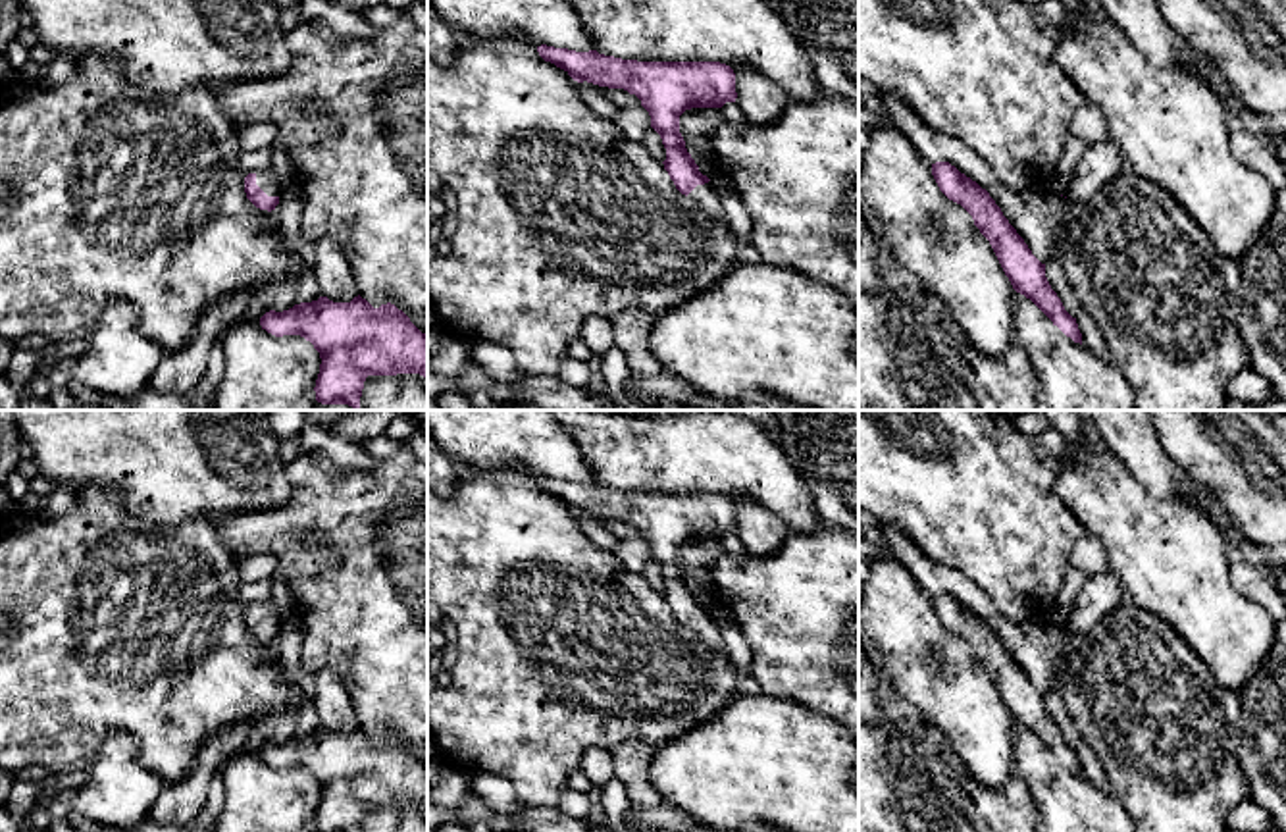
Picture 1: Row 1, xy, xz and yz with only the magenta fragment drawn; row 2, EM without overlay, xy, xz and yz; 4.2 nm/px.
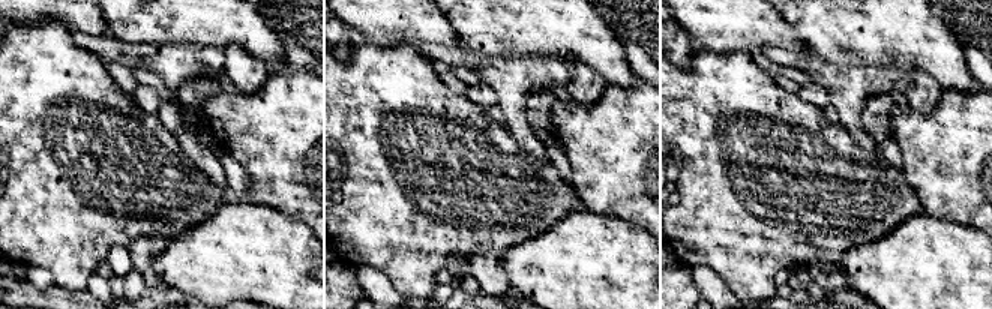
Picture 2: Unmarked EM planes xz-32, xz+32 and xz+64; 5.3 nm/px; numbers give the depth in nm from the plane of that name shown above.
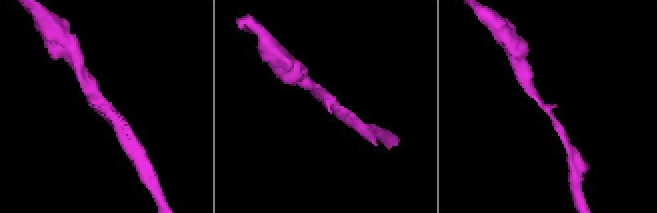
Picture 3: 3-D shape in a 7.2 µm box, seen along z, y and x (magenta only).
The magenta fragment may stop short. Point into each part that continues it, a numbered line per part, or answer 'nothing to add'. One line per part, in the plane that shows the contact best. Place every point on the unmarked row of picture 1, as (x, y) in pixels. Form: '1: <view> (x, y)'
1: xy (266, 611)

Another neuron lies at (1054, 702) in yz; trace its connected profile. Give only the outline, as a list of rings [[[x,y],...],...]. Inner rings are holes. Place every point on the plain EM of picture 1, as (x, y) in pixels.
[[[1061,628],[1061,657],[1059,657],[1059,666],[1055,670],[1055,680],[1045,693],[1045,709],[1051,716],[1051,720],[1057,724],[1061,730],[1065,741],[1072,747],[1078,749],[1084,740],[1080,732],[1076,730],[1072,718],[1068,716],[1065,709],[1065,701],[1061,697],[1061,680],[1068,664],[1072,663],[1074,649],[1078,643],[1080,636],[1072,634],[1070,630]]]

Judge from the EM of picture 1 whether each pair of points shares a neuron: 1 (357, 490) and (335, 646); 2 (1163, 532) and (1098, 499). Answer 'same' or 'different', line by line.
1: same
2: same

